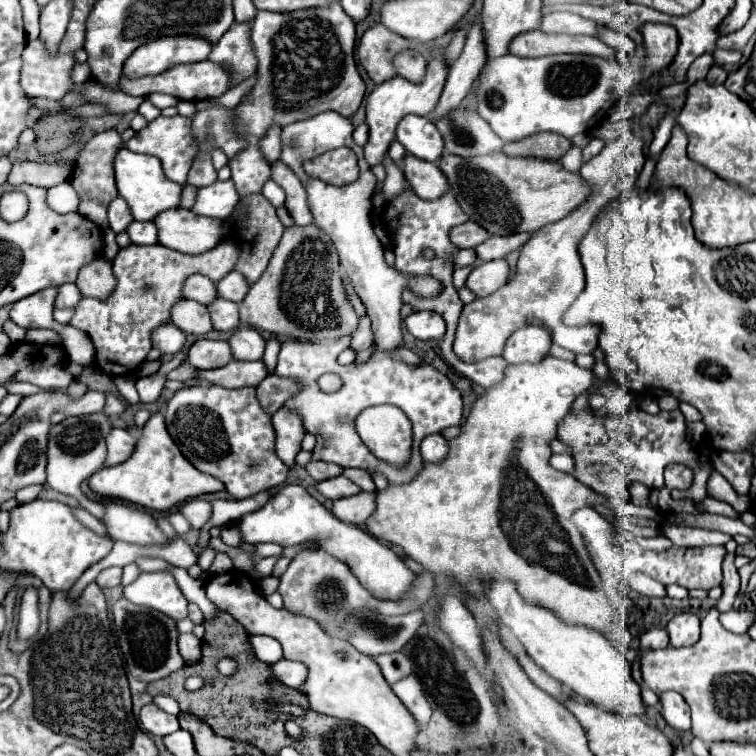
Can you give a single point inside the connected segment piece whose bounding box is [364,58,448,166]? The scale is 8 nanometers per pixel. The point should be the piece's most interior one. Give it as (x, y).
(386, 104)

